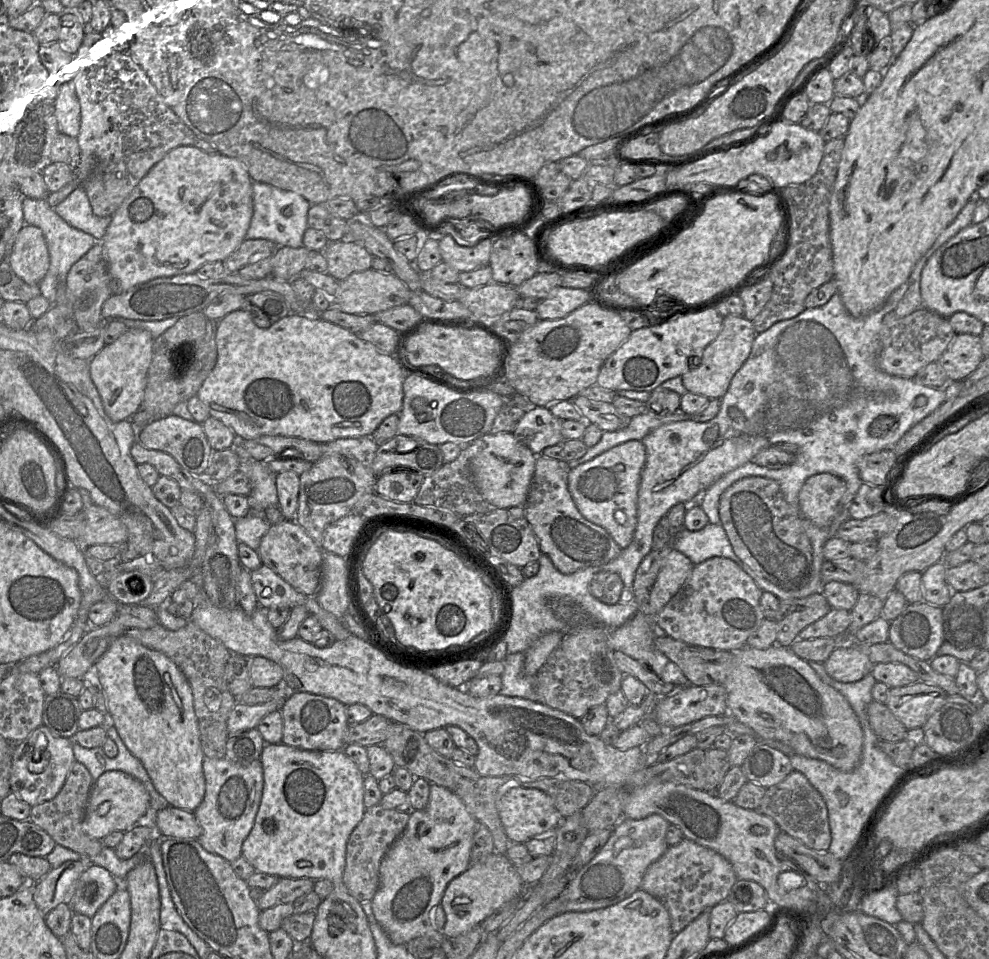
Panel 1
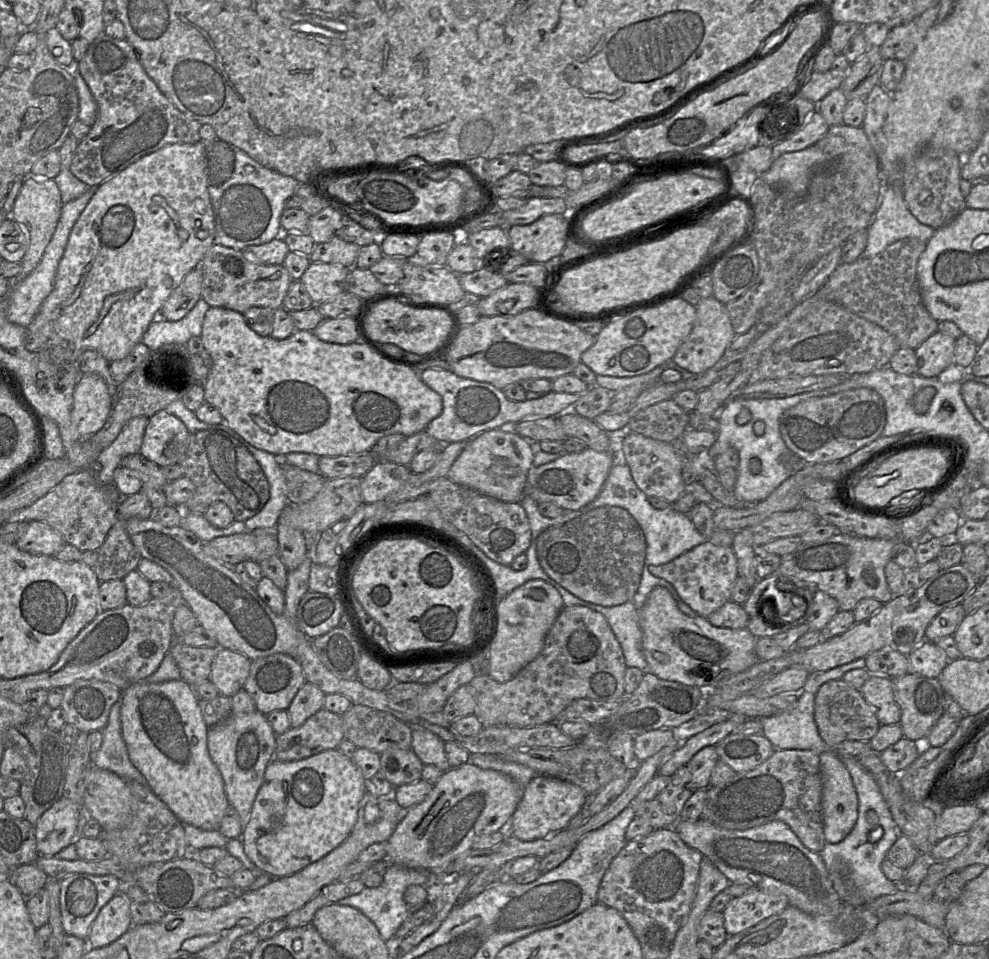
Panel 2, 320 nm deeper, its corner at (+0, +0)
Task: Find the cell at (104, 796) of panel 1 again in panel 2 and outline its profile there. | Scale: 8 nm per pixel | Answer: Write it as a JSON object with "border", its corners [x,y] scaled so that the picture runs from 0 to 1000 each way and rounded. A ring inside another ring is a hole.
{"border":[[[62,831],[34,860],[39,893],[54,894],[75,879],[80,854],[80,838]]]}

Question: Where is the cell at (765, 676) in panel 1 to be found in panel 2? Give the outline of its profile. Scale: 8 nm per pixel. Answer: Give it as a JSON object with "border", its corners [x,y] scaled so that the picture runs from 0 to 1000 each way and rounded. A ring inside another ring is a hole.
{"border":[[[662,612],[656,619],[652,631],[646,635],[646,652],[649,658],[649,675],[658,703],[674,710],[704,715],[713,721],[733,706],[755,699],[767,687],[763,681],[764,664],[755,656],[726,655],[713,643],[697,643],[686,634],[677,617],[669,612]]]}

